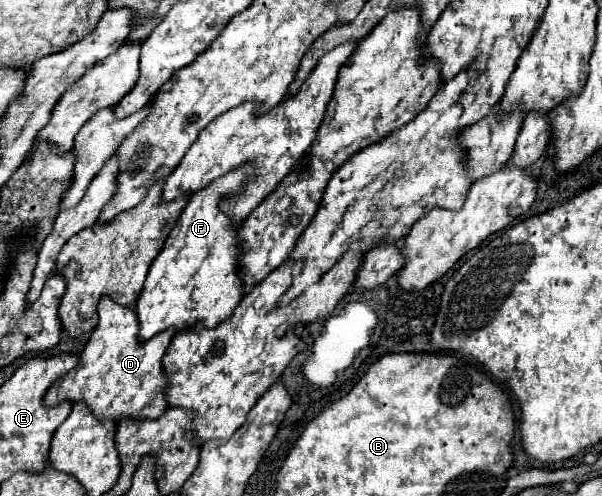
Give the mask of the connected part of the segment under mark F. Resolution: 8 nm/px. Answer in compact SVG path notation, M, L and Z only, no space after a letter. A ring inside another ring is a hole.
M250 161L214 179L206 189L190 197L174 229L166 237L164 249L152 261L144 293L140 293L136 301L142 339L150 339L170 327L182 331L196 321L214 327L230 317L238 301L242 301L244 281L240 277L240 259L244 257L244 249L238 239L240 227L220 209L220 203L240 195L252 177L256 177L256 165Z

